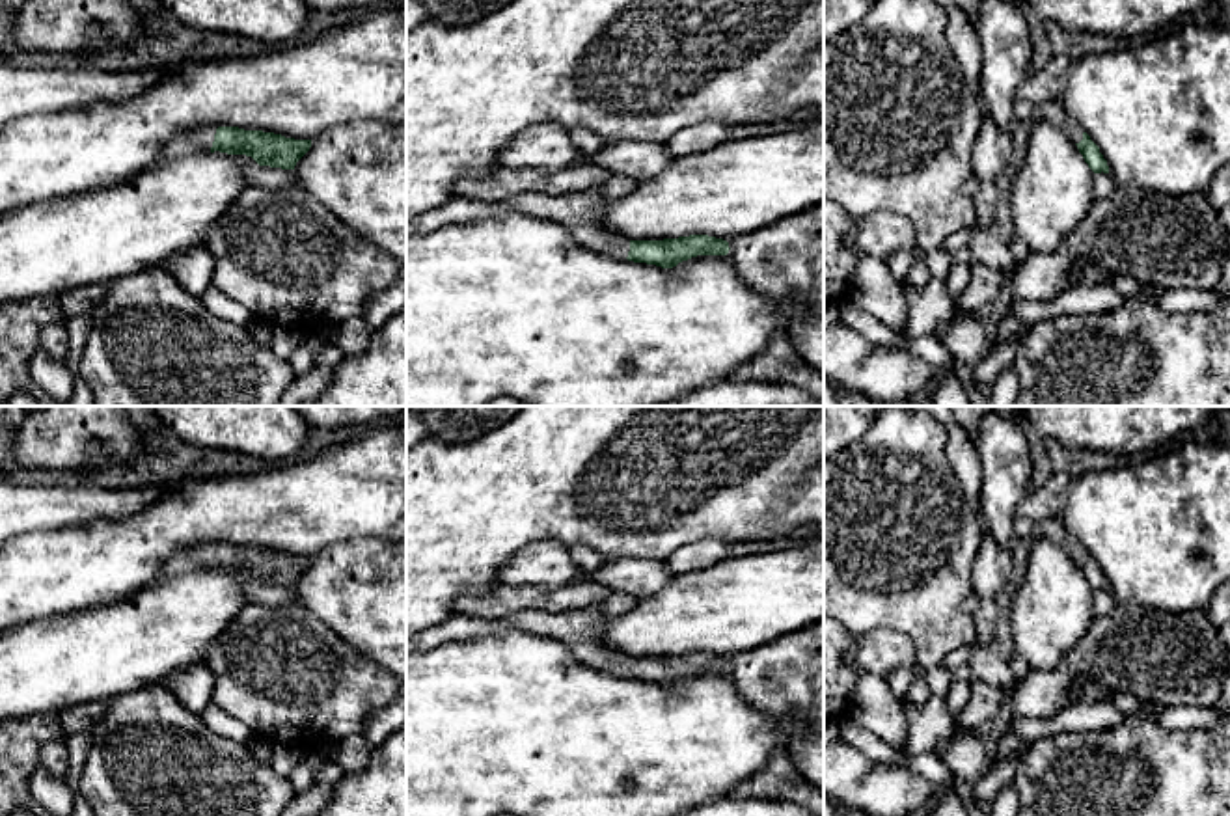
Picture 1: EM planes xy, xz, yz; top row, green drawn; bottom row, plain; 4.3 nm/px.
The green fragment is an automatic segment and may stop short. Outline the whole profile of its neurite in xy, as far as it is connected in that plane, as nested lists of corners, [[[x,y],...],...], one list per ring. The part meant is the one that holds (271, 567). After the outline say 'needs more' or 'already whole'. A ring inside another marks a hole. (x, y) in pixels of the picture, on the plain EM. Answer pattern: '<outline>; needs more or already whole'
[[[198,544],[179,550],[164,563],[162,570],[168,576],[179,576],[220,568],[252,574],[259,583],[294,587],[309,564],[311,557],[294,557],[274,550],[239,544]]]; needs more

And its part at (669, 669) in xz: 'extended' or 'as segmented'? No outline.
extended

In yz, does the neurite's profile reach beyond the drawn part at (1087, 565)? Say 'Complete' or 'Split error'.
Split error

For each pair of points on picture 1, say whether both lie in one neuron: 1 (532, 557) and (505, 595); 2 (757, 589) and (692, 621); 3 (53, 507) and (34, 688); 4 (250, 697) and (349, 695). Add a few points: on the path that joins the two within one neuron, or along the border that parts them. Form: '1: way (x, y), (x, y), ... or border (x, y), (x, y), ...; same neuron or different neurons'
1: border (498, 580), (556, 587); different neurons
2: way (740, 604), (725, 610), (709, 610); same neuron
3: border (94, 522), (19, 535); different neurons
4: way (274, 697), (325, 697); same neuron

